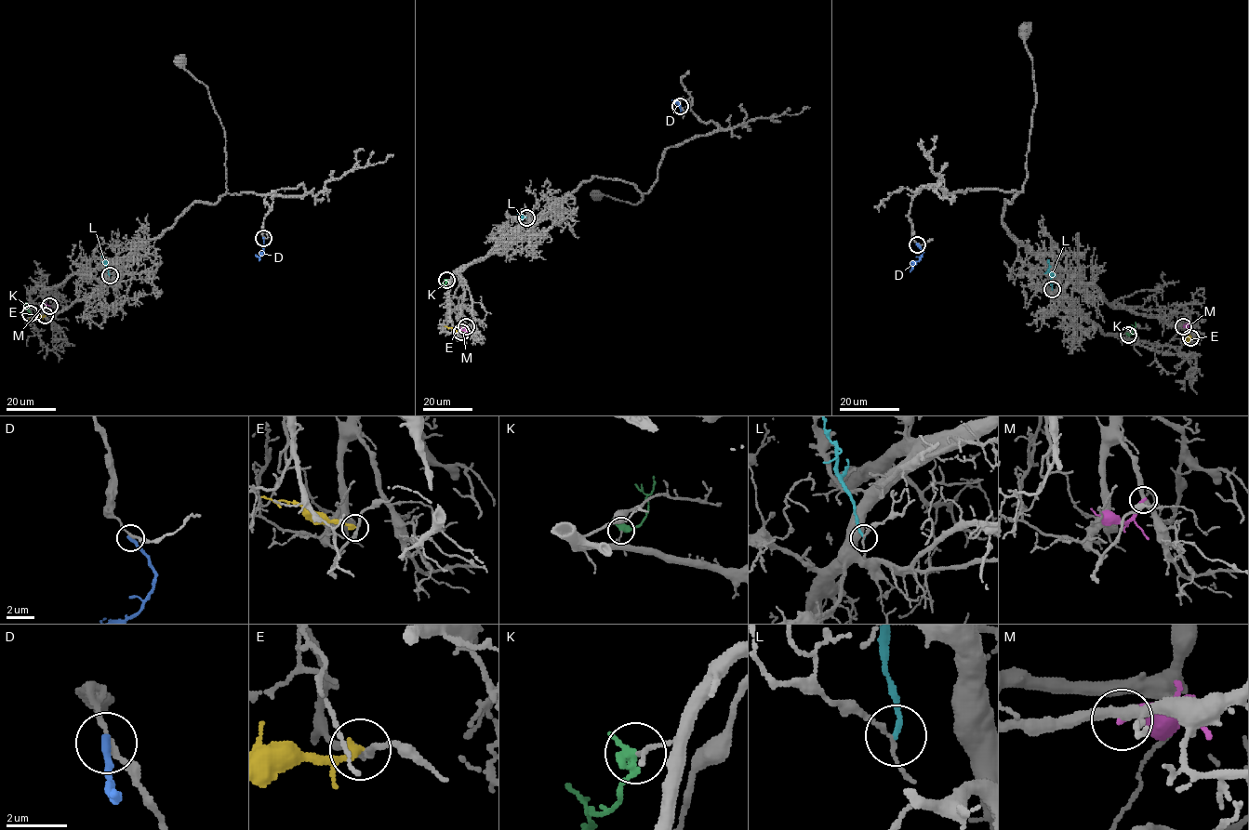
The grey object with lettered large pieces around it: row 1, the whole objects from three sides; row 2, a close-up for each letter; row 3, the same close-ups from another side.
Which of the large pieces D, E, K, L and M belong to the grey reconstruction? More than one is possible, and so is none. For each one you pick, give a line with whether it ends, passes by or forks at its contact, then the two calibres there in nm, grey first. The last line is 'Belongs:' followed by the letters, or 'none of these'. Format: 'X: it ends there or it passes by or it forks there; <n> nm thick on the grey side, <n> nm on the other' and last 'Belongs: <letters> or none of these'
Belongs: none of these

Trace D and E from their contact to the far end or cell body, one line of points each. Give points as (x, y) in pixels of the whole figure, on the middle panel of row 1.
D: (680, 106), (681, 111), (672, 99)
E: (461, 332), (445, 326)

